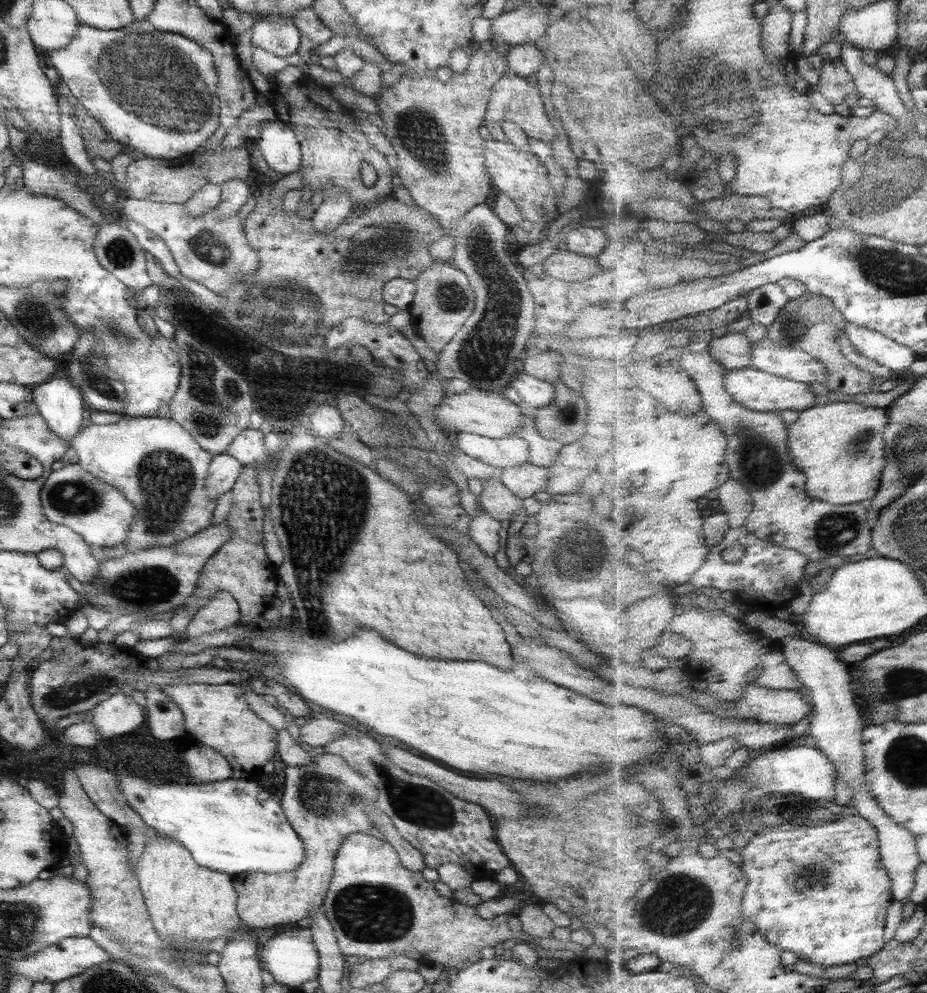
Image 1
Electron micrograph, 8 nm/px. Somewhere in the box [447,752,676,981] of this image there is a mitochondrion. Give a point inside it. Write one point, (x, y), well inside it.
(485, 864)

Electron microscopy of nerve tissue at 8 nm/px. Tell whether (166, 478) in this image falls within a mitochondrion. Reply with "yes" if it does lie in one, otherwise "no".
yes

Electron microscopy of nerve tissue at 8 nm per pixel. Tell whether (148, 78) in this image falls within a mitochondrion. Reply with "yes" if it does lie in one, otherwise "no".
yes

